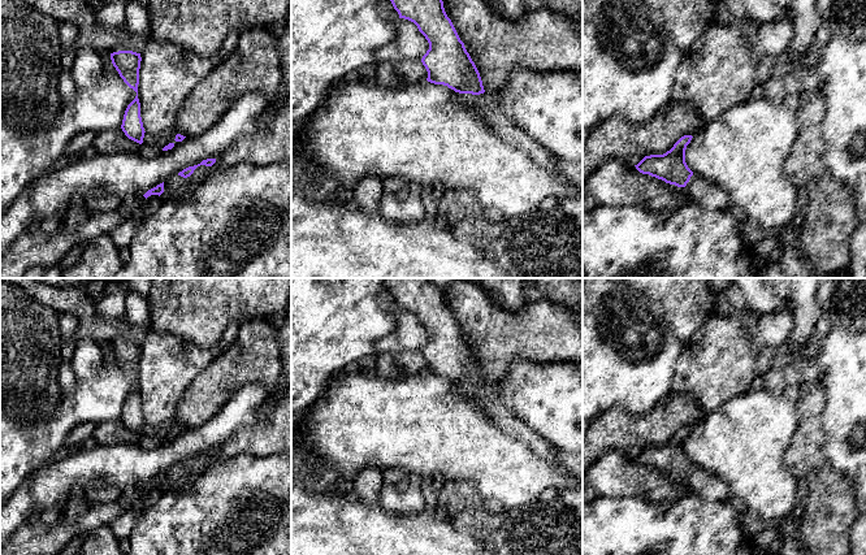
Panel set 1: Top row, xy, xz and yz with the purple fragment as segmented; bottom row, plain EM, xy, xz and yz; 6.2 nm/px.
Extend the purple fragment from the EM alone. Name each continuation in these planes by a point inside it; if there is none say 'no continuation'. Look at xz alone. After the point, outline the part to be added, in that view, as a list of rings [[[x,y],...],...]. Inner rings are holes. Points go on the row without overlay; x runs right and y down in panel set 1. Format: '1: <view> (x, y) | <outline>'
1: xz (486, 397) | [[[460,385],[460,391],[484,411],[485,416],[505,434],[523,441],[534,454],[559,467],[555,447],[518,419],[501,400],[497,385]]]

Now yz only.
1: yz (711, 488) | [[[693,464],[687,474],[689,489],[711,503],[724,503],[731,499],[731,489],[719,476]]]

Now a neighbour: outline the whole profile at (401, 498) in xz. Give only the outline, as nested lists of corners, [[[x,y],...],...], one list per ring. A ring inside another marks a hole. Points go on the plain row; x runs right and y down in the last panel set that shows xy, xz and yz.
[[[408,481],[395,484],[384,484],[378,504],[390,513],[395,515],[415,515],[426,507],[420,489],[412,487]]]

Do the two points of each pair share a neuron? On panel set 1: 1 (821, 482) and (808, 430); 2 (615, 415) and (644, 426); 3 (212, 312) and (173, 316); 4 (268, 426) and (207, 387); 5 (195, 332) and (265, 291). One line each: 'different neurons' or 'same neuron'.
1: same neuron
2: same neuron
3: same neuron
4: different neurons
5: same neuron

